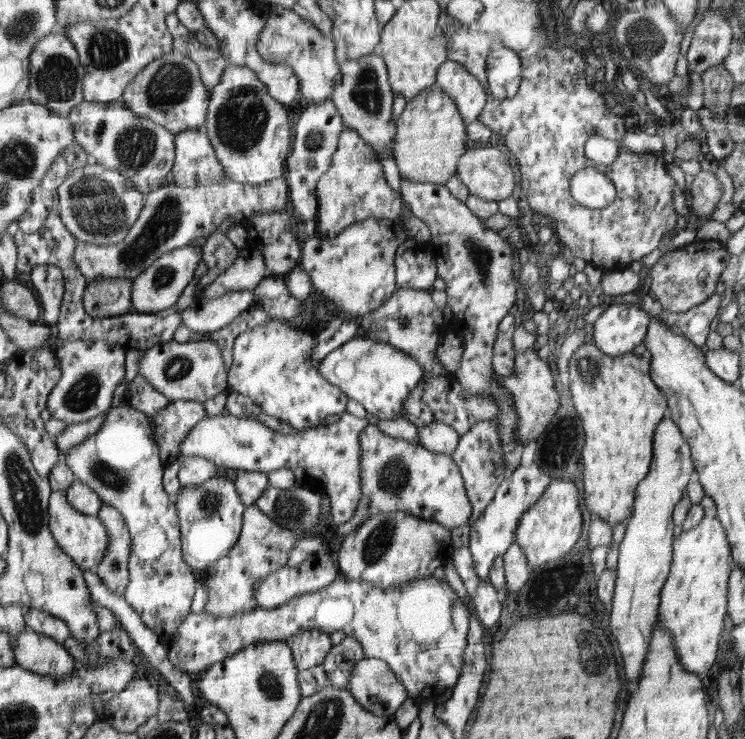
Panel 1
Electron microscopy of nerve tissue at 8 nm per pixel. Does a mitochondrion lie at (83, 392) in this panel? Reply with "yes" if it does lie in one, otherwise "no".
yes

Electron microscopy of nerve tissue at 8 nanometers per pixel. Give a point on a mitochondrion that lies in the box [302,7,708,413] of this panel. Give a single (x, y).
(643, 39)

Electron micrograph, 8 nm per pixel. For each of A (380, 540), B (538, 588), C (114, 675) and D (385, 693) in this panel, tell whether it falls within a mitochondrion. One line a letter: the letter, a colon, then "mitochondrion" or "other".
A: mitochondrion
B: other
C: other
D: other

